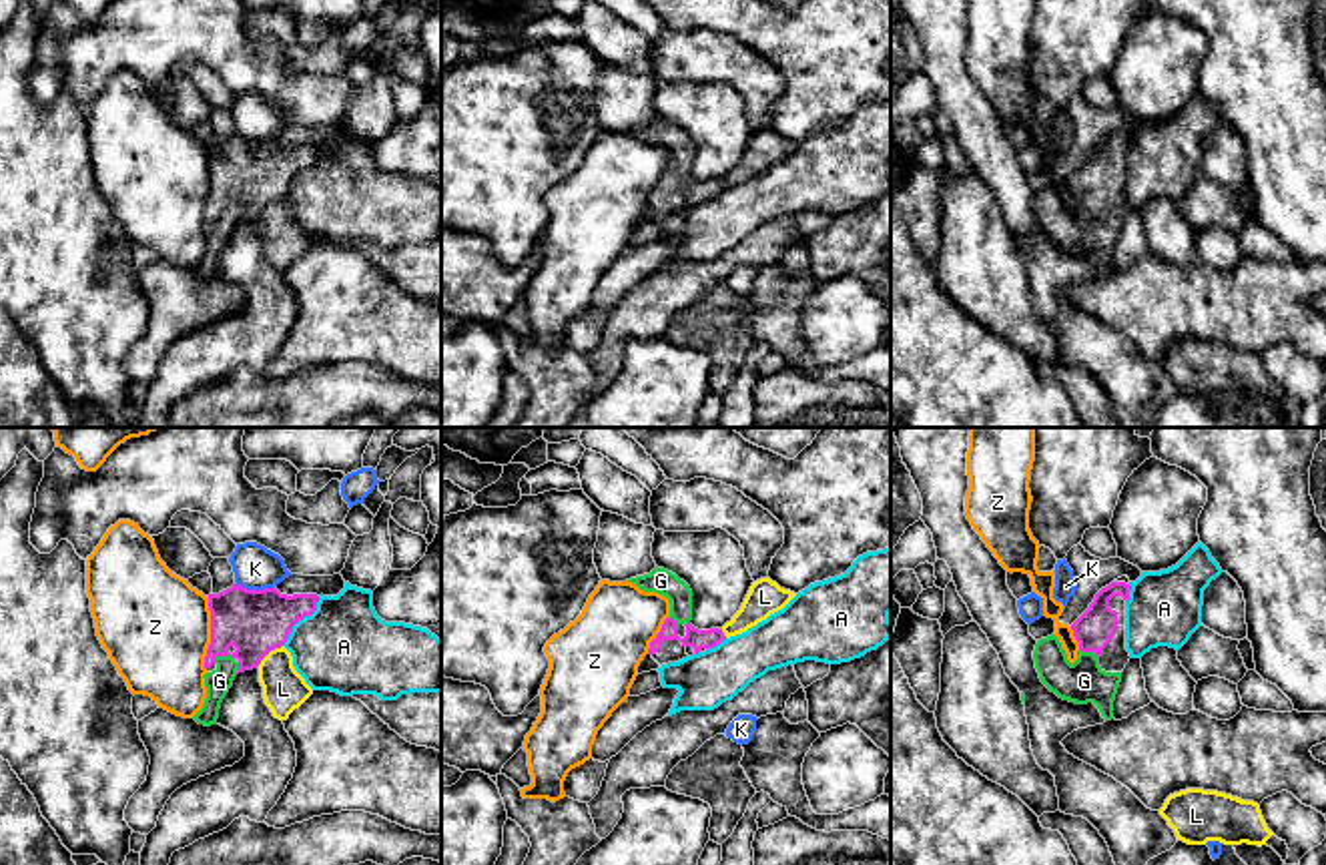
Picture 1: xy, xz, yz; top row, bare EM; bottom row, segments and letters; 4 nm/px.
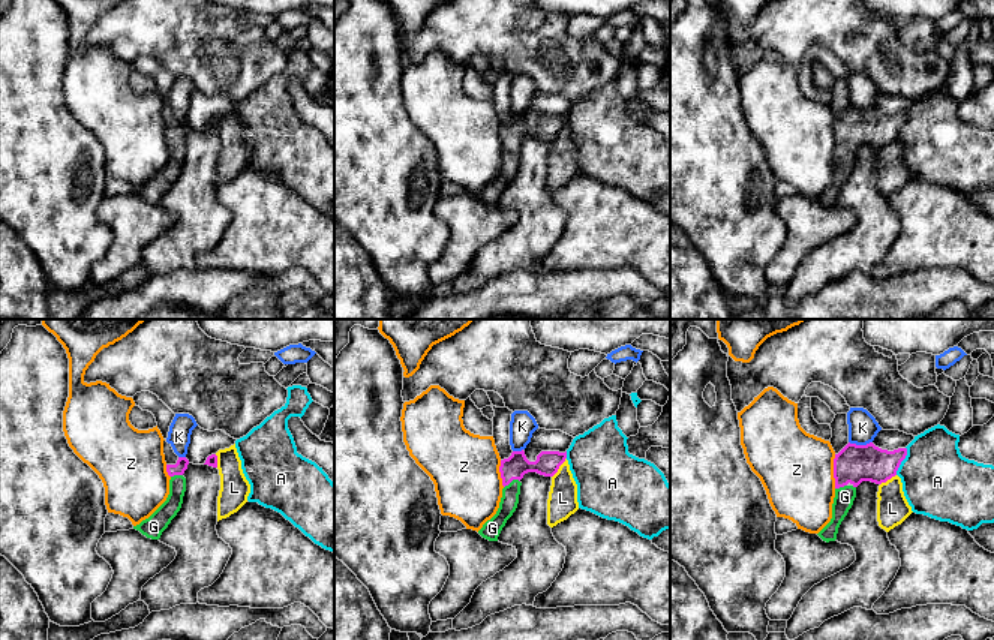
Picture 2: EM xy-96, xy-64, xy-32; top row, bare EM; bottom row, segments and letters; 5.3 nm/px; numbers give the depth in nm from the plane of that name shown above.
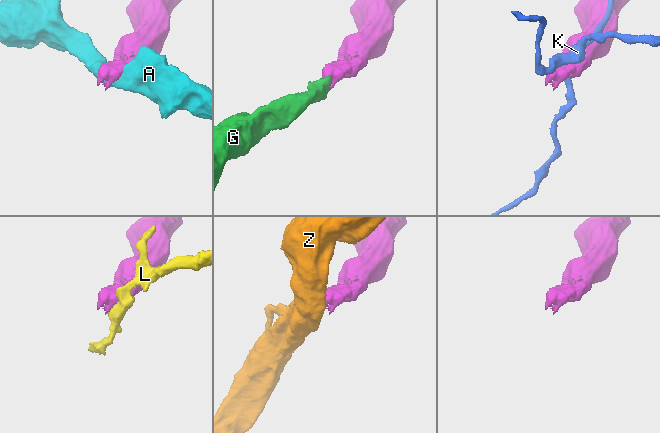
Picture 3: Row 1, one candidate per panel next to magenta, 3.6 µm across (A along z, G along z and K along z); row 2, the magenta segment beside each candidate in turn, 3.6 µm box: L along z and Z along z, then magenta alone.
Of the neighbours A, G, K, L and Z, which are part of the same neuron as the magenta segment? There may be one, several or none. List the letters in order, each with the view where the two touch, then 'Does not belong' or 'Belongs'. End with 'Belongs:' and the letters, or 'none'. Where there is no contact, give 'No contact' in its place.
A: Touches magenta in xy. Does not belong
G: Touches magenta in xy. Belongs
K: Touches magenta in xy. Does not belong
L: Touches magenta in xy. Does not belong
Z: Touches magenta in xy. Does not belong
Belongs: G

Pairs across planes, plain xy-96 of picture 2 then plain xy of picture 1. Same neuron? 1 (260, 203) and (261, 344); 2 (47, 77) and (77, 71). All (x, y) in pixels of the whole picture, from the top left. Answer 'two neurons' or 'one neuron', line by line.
1: two neurons
2: two neurons

